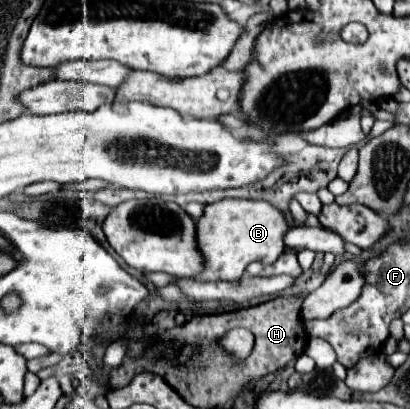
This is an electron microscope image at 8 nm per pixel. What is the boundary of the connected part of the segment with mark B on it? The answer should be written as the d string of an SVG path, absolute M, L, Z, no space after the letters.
M223 198L205 206L205 214L197 220L197 242L205 256L205 270L197 280L237 282L251 262L273 264L283 252L283 236L289 230L285 214L265 200Z

